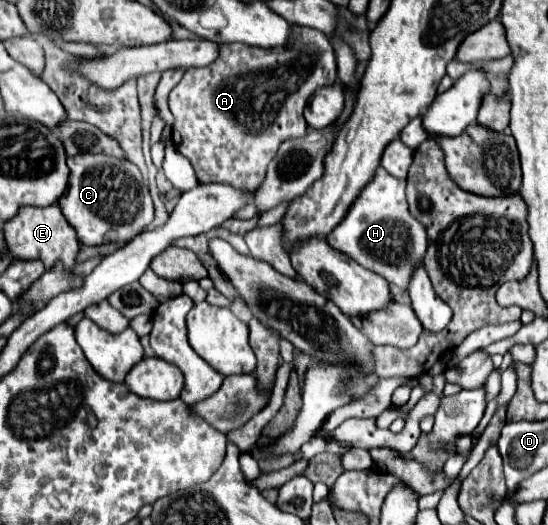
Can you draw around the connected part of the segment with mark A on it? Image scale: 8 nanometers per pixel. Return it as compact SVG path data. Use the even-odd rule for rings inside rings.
M292 25L292 45L272 49L220 45L216 63L190 67L170 91L174 147L190 159L200 183L232 183L254 191L280 143L306 135L304 107L312 93L334 81L336 55L330 39L312 27Z

